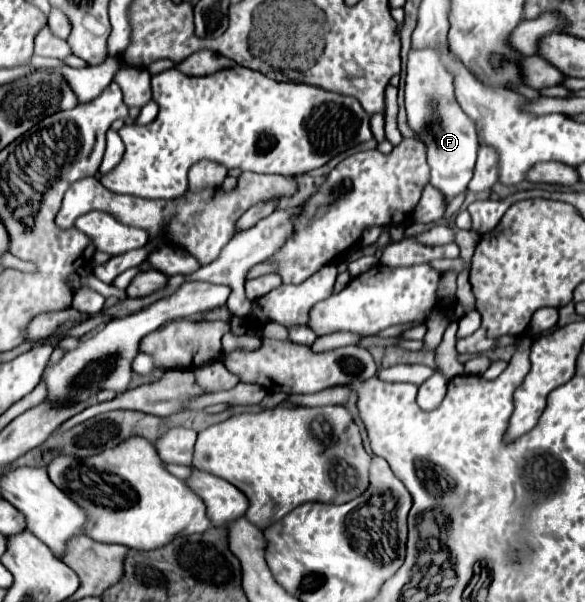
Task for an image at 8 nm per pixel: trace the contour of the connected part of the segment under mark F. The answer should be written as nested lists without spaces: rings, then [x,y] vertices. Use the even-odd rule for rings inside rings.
[[[436,48],[408,52],[406,66],[406,114],[410,128],[428,148],[430,184],[444,194],[446,204],[450,204],[460,192],[468,188],[472,180],[472,170],[478,152],[476,126],[456,104],[454,96],[454,74],[444,66],[442,52]]]

